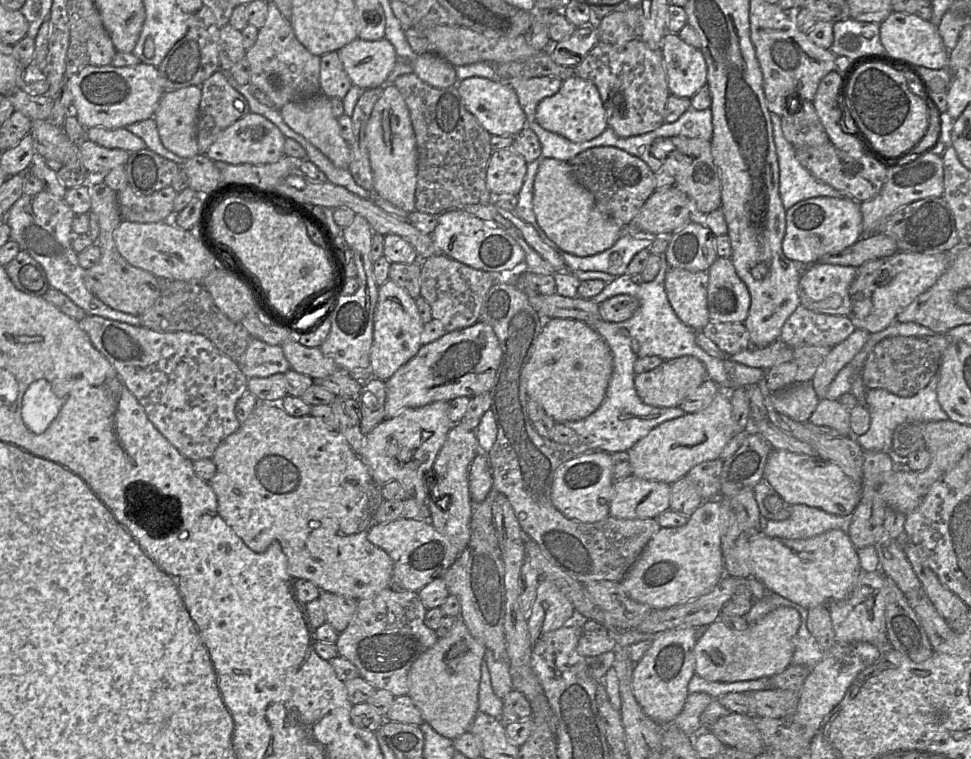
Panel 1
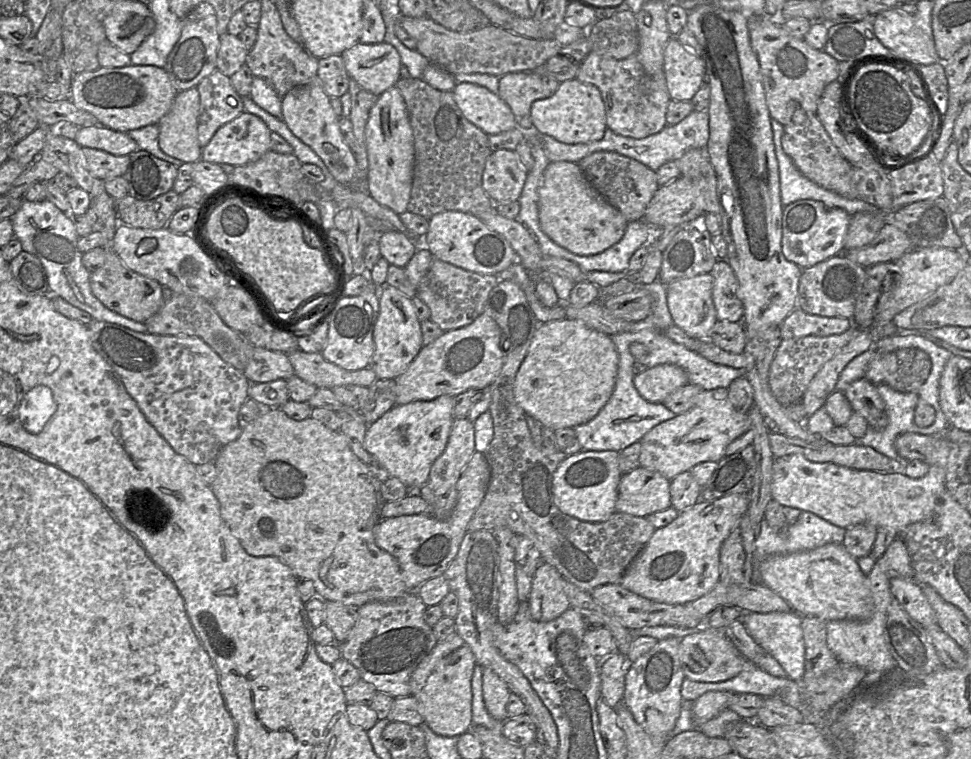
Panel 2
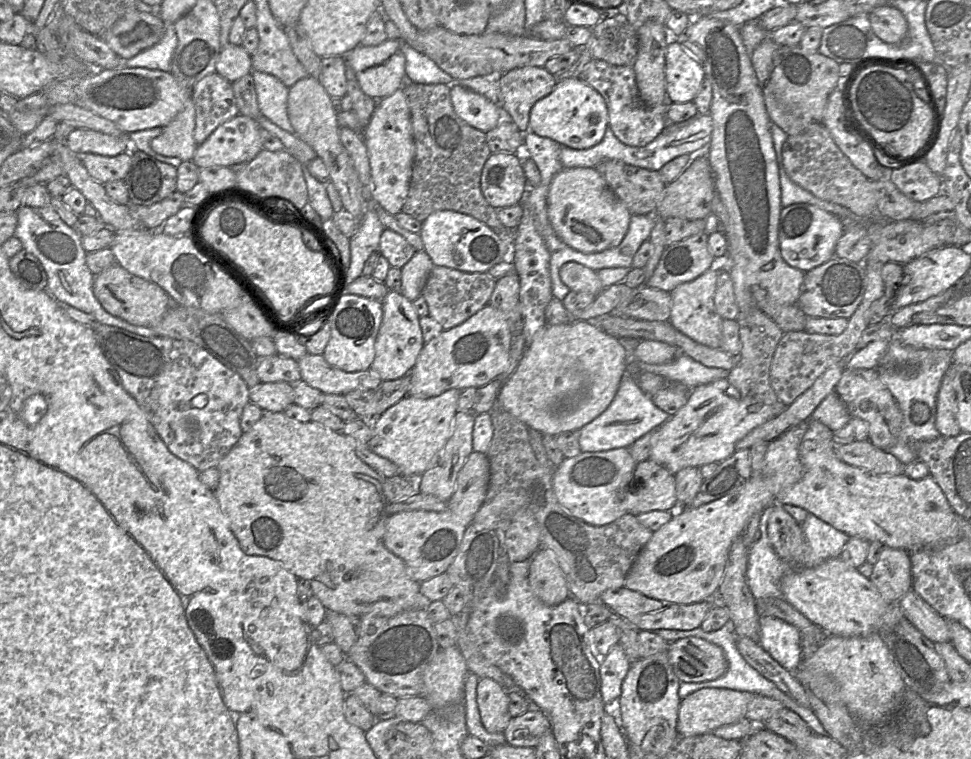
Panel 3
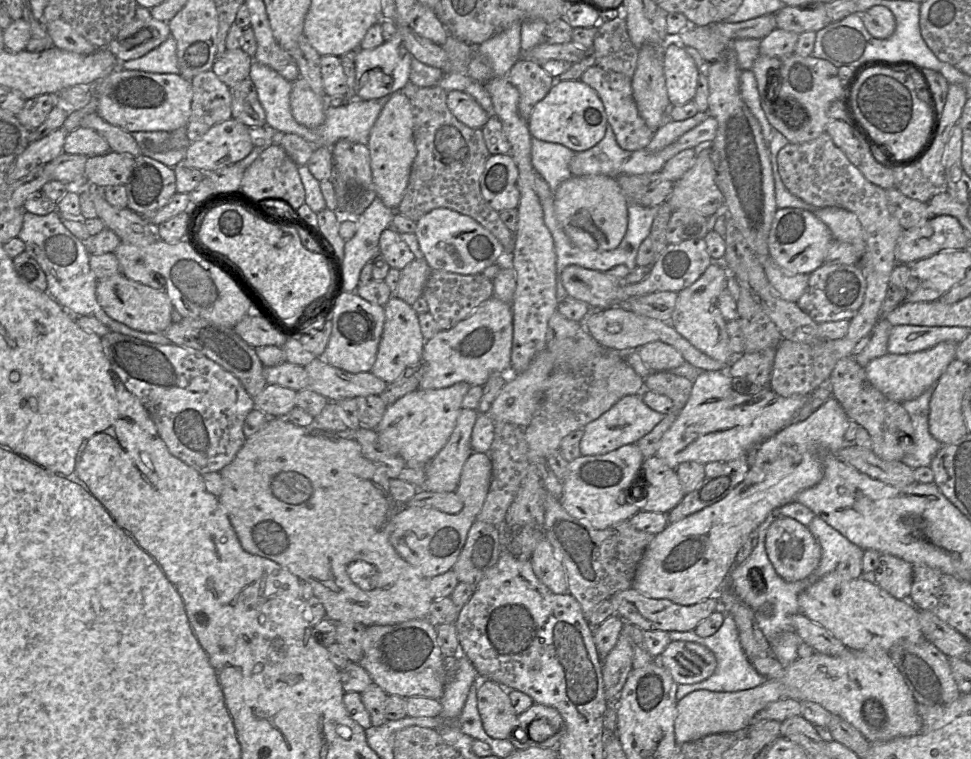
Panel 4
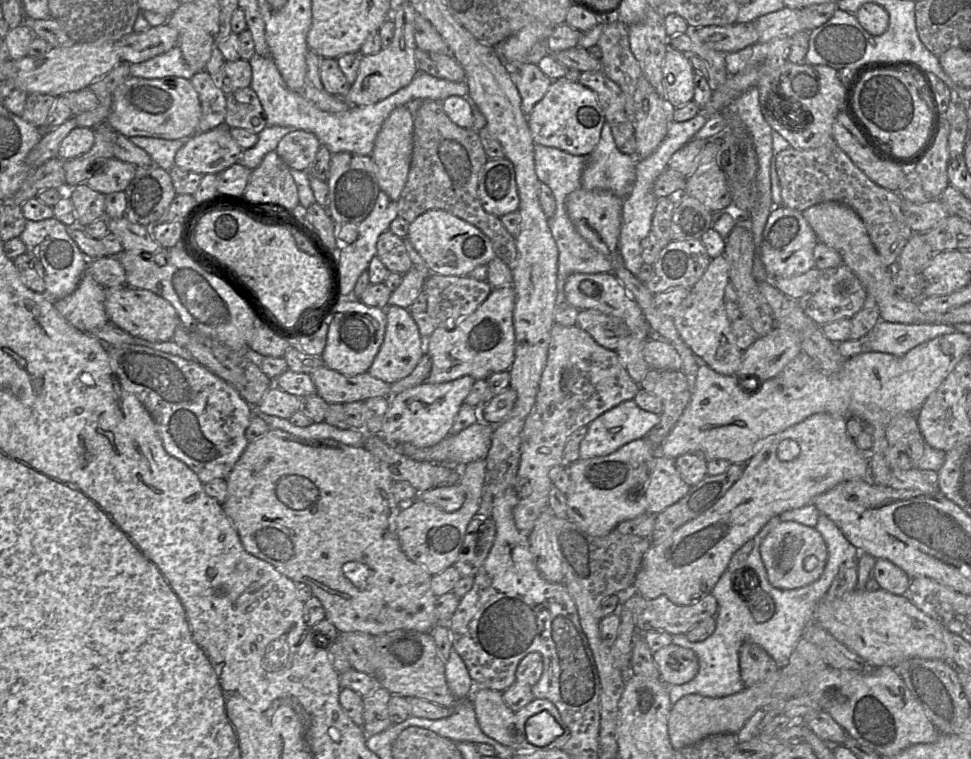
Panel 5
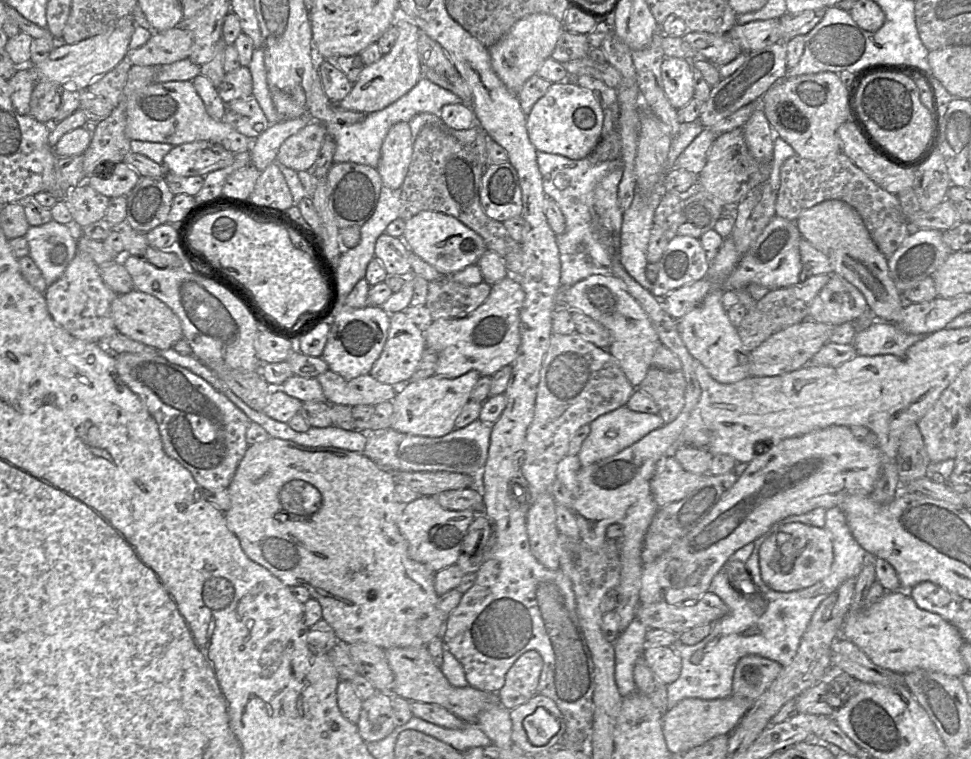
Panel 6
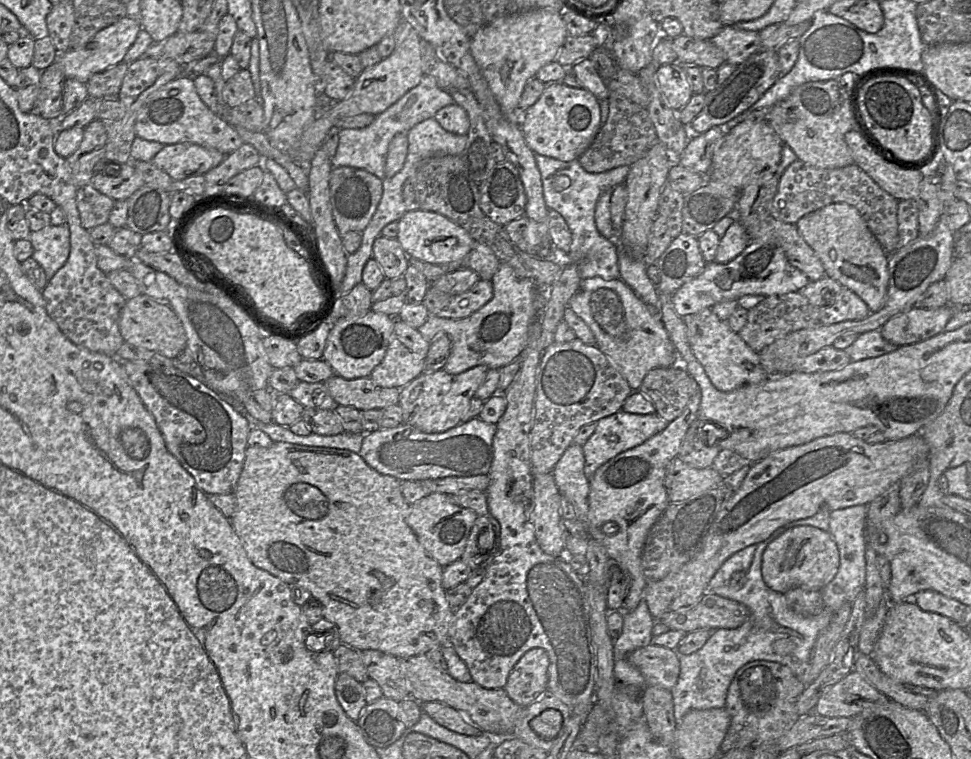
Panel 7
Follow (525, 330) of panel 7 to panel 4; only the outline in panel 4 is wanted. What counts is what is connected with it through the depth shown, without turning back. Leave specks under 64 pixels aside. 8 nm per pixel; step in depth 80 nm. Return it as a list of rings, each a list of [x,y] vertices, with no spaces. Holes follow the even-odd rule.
[[[491,297],[481,303],[467,318],[448,330],[440,330],[424,344],[419,388],[441,389],[458,382],[484,386],[494,374],[511,377],[513,319],[511,304]]]

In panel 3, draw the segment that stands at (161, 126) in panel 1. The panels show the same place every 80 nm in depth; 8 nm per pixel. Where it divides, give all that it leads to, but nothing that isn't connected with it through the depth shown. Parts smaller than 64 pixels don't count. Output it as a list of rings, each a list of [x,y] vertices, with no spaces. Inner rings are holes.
[[[189,98],[184,109],[151,141],[152,149],[161,155],[192,161],[198,144],[194,139],[195,107]]]

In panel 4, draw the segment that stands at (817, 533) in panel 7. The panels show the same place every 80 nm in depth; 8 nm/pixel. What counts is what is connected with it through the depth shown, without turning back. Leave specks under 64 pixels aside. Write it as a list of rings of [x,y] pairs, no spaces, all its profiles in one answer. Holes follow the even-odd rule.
[[[780,516],[769,526],[765,550],[776,573],[787,582],[807,579],[821,560],[821,547],[809,528],[790,517]]]

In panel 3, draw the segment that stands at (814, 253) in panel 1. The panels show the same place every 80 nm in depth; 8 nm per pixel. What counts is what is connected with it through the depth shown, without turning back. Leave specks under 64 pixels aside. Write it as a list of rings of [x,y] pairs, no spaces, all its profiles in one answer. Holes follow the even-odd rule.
[[[797,203],[784,207],[778,227],[781,256],[788,265],[806,273],[835,256],[836,244],[845,229],[844,223],[837,216],[814,205]]]

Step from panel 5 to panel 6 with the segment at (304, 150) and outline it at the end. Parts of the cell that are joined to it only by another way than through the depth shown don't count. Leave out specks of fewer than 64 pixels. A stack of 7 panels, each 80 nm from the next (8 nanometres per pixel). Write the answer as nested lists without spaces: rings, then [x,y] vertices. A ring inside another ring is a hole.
[[[310,121],[284,141],[278,151],[277,161],[297,172],[311,169],[319,156],[326,134],[326,125]]]

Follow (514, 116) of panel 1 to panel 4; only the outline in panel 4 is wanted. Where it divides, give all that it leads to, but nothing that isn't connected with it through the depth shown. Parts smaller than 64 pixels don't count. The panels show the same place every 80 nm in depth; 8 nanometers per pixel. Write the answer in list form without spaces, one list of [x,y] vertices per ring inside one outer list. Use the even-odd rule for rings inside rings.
[[[465,91],[448,92],[447,106],[460,122],[470,128],[481,129],[491,116],[473,96]]]

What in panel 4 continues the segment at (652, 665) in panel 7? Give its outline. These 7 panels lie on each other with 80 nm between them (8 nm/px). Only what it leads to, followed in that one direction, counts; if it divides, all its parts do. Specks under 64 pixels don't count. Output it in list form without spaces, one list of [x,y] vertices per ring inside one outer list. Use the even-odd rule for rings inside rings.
[[[673,641],[655,658],[678,684],[695,684],[709,678],[716,669],[711,650],[694,642]]]

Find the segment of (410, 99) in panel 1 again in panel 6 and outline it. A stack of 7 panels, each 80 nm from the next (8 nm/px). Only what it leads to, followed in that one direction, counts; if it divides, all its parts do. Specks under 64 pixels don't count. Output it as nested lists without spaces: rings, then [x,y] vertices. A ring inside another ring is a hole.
[[[426,125],[417,135],[407,175],[401,186],[400,215],[404,221],[421,211],[451,215],[480,235],[487,249],[496,252],[512,275],[524,272],[521,244],[511,238],[502,222],[488,217],[480,203],[481,177],[486,166],[478,160],[474,143],[465,145],[448,131]]]

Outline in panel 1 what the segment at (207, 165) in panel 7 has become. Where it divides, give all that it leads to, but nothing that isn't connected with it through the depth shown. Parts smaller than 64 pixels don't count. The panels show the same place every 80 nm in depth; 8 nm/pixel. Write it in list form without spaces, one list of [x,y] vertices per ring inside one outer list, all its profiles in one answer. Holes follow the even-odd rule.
[[[249,112],[224,129],[210,145],[205,155],[214,162],[233,165],[275,163],[285,155],[285,139],[279,128],[270,120],[260,114]]]

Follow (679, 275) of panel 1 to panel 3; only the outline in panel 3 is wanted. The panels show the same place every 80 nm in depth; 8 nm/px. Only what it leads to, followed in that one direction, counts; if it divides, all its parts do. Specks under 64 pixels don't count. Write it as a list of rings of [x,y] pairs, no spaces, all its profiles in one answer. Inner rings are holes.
[[[719,265],[696,279],[685,282],[671,291],[670,322],[681,333],[694,341],[711,348],[721,348],[723,319],[714,304]]]

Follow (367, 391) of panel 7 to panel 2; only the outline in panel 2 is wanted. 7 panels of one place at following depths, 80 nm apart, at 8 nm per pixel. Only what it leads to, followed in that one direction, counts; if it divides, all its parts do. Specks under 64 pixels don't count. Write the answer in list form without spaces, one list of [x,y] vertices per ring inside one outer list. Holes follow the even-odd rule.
[[[297,349],[287,355],[295,375],[317,388],[332,389],[343,385],[369,388],[377,380],[376,373],[370,366],[349,371],[327,361],[321,353],[308,353]]]

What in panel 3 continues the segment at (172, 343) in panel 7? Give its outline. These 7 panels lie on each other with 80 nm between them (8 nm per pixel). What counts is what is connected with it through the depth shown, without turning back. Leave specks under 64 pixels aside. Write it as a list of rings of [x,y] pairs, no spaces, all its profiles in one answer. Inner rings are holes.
[[[117,262],[94,275],[93,293],[108,313],[138,326],[155,326],[172,304],[170,296],[162,287],[128,272]]]

